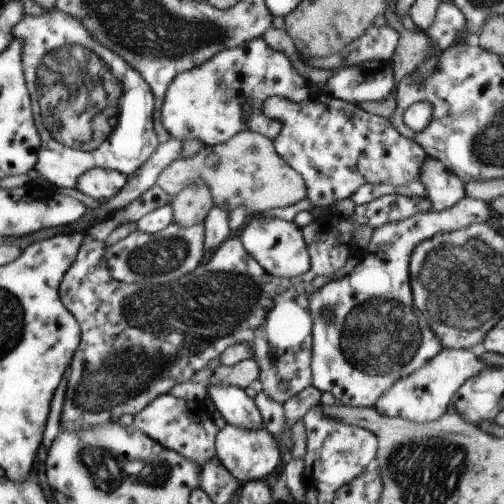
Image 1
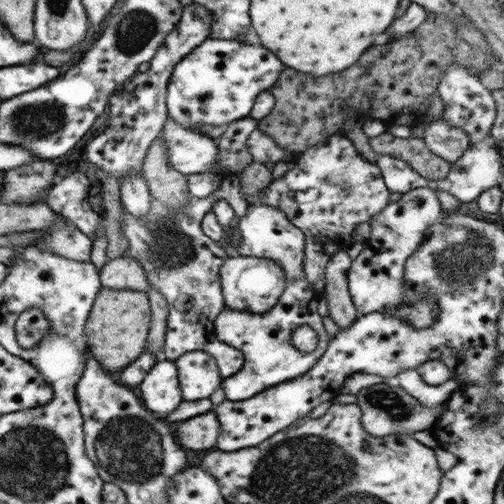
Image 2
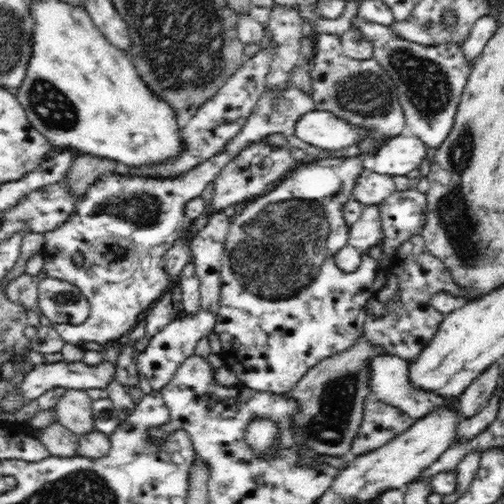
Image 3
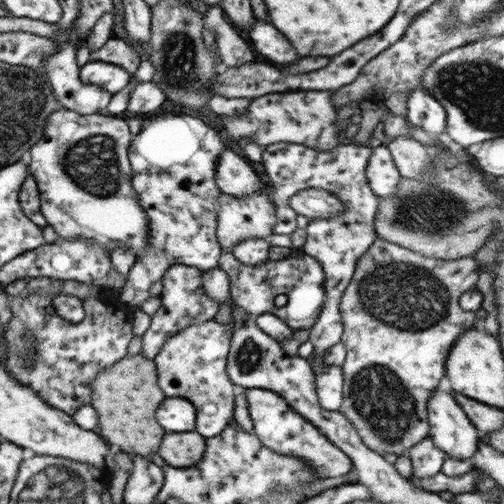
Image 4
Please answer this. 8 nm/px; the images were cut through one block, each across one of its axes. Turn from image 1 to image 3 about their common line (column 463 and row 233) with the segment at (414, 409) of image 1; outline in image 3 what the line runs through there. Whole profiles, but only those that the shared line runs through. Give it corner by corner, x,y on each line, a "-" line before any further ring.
362,206
362,216
356,224
350,226
350,246
358,248
362,254
370,246
380,246
382,240
382,220
378,206

